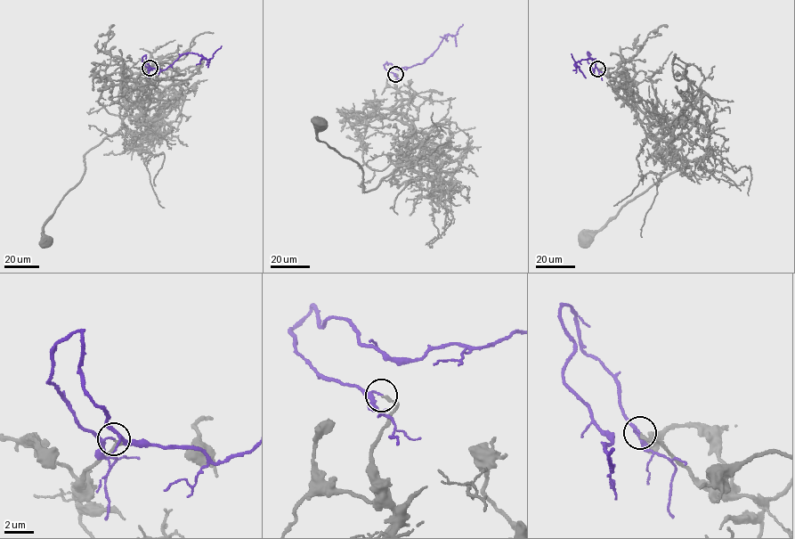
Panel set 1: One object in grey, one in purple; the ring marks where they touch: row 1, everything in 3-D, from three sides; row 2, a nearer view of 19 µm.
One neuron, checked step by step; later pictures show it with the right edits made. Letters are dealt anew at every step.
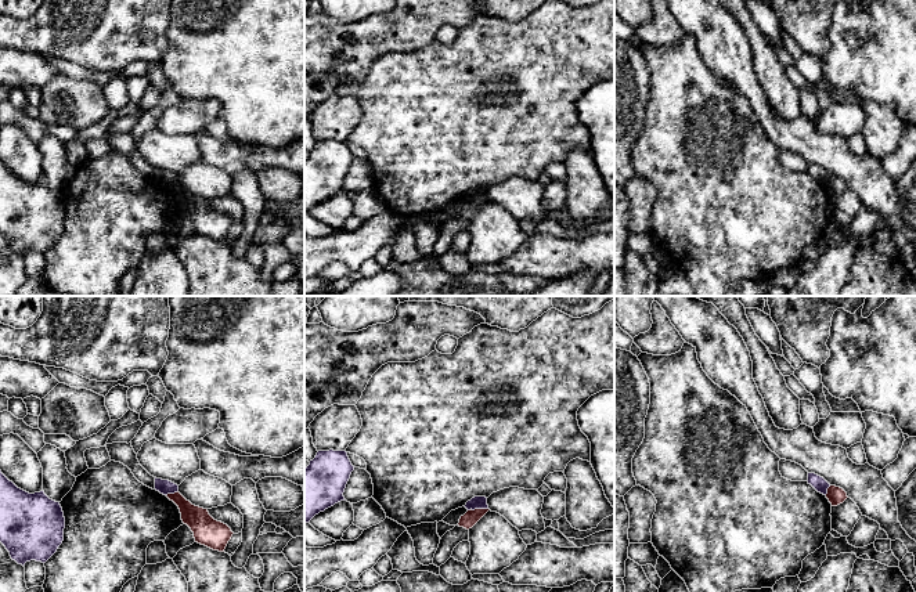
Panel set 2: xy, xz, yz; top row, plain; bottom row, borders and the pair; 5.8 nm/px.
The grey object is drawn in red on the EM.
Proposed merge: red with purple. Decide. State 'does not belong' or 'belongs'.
does not belong

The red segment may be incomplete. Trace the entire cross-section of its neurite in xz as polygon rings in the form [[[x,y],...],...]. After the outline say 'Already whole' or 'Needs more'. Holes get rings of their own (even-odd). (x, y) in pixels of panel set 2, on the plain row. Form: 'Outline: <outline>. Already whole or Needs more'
Outline: [[[475,199],[468,201],[461,206],[458,216],[466,220],[472,219],[490,199]]]. Already whole

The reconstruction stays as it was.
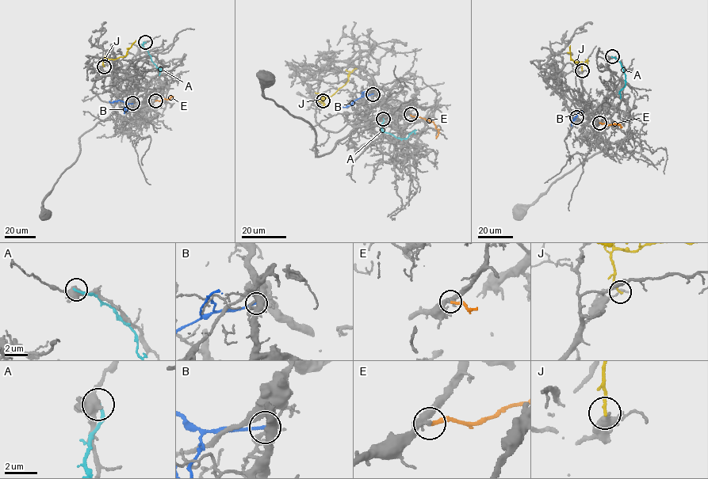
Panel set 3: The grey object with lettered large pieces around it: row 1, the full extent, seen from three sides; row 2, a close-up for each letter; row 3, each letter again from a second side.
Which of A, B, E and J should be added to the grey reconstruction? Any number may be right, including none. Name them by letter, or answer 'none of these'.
E

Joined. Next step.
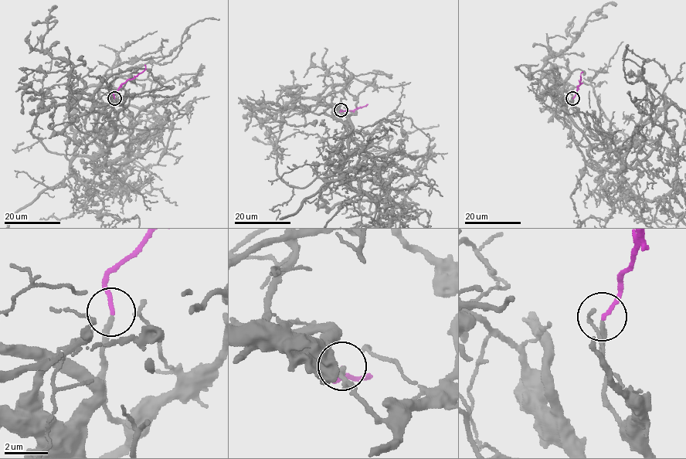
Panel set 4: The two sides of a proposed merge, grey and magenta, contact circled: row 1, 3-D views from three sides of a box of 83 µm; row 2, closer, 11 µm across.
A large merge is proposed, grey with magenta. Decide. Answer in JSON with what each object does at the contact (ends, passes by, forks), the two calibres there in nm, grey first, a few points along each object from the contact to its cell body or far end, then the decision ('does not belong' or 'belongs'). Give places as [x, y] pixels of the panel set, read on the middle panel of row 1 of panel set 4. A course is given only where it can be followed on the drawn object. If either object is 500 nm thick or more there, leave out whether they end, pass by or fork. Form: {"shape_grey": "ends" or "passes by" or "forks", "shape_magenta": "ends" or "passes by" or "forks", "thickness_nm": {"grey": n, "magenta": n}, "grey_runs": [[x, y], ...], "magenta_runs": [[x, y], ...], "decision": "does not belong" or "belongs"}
{"shape_grey": "ends", "shape_magenta": "ends", "thickness_nm": {"grey": 240, "magenta": 170}, "magenta_runs": [[341, 110], [352, 110], [367, 104], [365, 107]], "decision": "belongs"}

